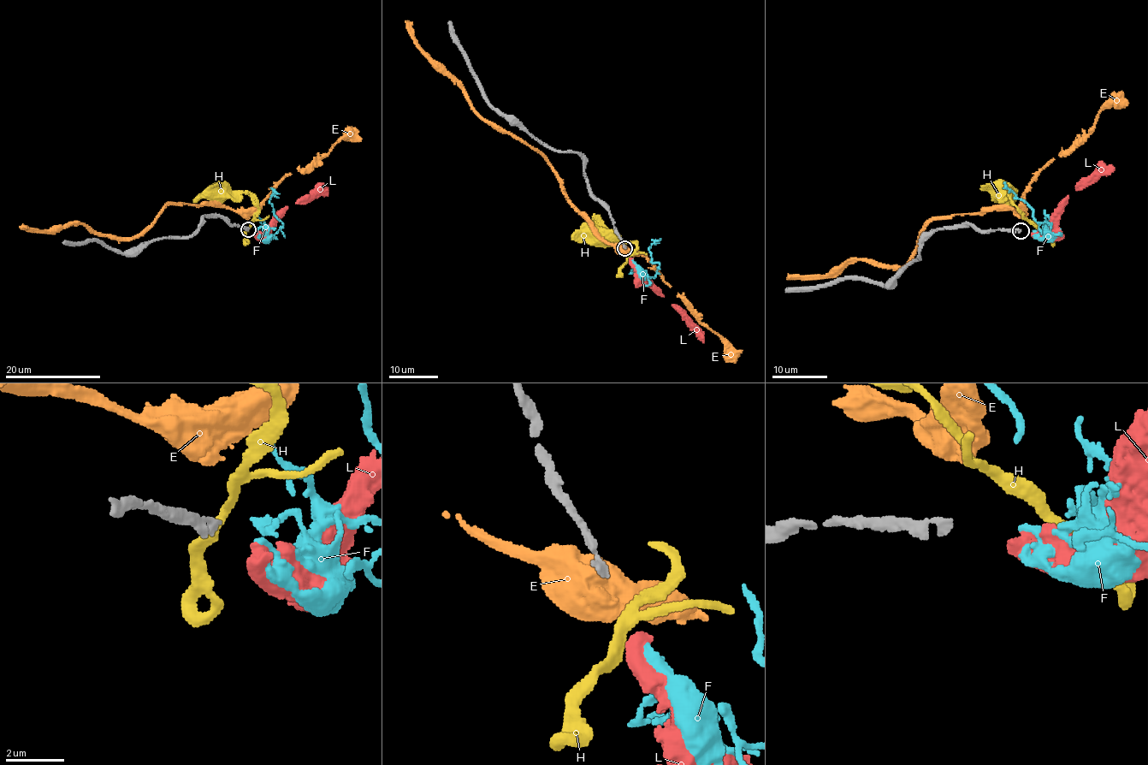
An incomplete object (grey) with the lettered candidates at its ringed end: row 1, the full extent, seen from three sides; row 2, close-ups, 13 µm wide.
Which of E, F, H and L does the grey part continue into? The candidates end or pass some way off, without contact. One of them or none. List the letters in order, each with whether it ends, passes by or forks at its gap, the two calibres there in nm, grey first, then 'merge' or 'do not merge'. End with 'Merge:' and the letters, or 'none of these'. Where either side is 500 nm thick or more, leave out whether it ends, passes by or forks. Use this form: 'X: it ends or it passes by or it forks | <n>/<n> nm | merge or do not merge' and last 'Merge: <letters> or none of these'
E: 240/750 nm | do not merge
F: it ends | 240/300 nm | do not merge
H: it forks | 240/320 nm | do not merge
L: 240/600 nm | merge
Merge: L

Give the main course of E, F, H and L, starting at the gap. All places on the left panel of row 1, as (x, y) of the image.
E: (247, 219), (218, 205), (173, 202), (131, 237), (95, 234), (83, 224), (68, 222), (48, 230), (19, 227)
F: (255, 230), (267, 236), (283, 225), (269, 199), (274, 193), (280, 193)
H: (250, 223), (257, 210), (253, 200), (244, 192), (215, 192)
L: (254, 234), (261, 235), (271, 220), (287, 206), (305, 202), (328, 190)

